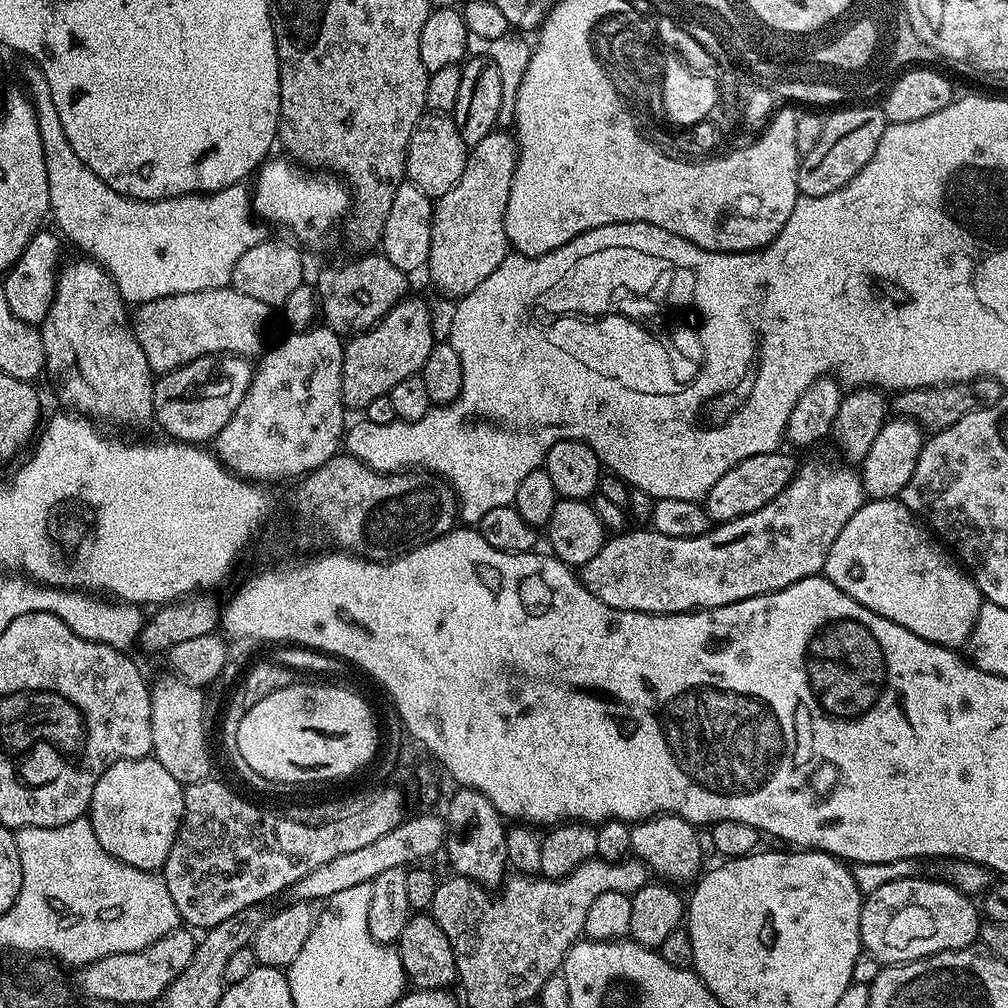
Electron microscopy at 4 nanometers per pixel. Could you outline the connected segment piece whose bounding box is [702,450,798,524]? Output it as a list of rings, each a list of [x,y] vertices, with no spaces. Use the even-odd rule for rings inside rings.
[[[784,451],[754,454],[754,458],[746,458],[738,462],[738,466],[726,470],[726,474],[722,474],[722,478],[710,486],[708,495],[702,501],[704,509],[708,511],[709,521],[725,524],[739,516],[762,510],[766,502],[774,502],[774,498],[778,498],[778,494],[790,486],[798,467],[798,460],[791,456],[793,453]]]

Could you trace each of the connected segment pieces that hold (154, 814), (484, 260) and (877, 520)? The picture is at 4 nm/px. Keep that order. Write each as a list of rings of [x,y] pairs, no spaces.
[[[154,758],[119,760],[105,770],[102,778],[98,778],[86,818],[92,823],[94,834],[98,834],[98,842],[102,842],[106,854],[126,862],[126,866],[159,873],[170,854],[170,846],[174,846],[174,838],[180,832],[180,820],[184,817],[184,789],[185,785],[179,784],[174,774]]]
[[[494,130],[490,134],[486,134],[486,138],[482,138],[482,142],[471,145],[468,157],[466,158],[466,170],[462,170],[462,178],[458,178],[458,182],[454,182],[454,186],[450,190],[446,190],[444,196],[439,197],[435,201],[432,209],[432,233],[430,234],[430,258],[426,265],[426,273],[430,279],[436,283],[436,288],[440,292],[445,292],[448,296],[459,298],[470,294],[470,290],[474,290],[474,286],[479,286],[481,282],[486,282],[486,278],[490,278],[490,274],[494,274],[494,270],[498,270],[498,266],[502,262],[502,258],[510,255],[510,245],[506,238],[506,226],[504,219],[506,218],[506,202],[510,198],[510,182],[514,182],[514,170],[516,169],[516,154],[518,145],[515,135],[508,130]]]
[[[898,498],[869,499],[856,511],[854,518],[850,518],[850,522],[842,526],[842,534],[834,538],[834,546],[830,546],[830,554],[826,554],[823,575],[834,586],[838,586],[838,590],[850,594],[854,602],[874,610],[874,614],[898,626],[906,626],[910,634],[918,634],[918,638],[926,642],[934,642],[943,648],[963,649],[980,613],[982,597],[976,583],[941,547],[937,537],[921,523],[916,513],[911,512]]]

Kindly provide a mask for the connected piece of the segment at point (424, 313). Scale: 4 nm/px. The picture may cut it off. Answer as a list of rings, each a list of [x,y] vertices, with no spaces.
[[[418,297],[403,298],[381,318],[380,323],[345,343],[342,358],[342,398],[349,409],[365,410],[374,398],[386,396],[398,382],[417,375],[430,358],[434,343],[432,312]]]

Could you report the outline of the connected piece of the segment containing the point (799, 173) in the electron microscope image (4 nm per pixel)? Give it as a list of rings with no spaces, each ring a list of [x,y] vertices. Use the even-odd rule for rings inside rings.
[[[844,106],[827,113],[818,146],[800,158],[796,171],[796,191],[800,196],[821,196],[838,190],[846,181],[854,178],[854,174],[858,174],[862,166],[870,162],[870,158],[874,158],[886,127],[884,110],[880,106],[864,107],[868,106]]]

